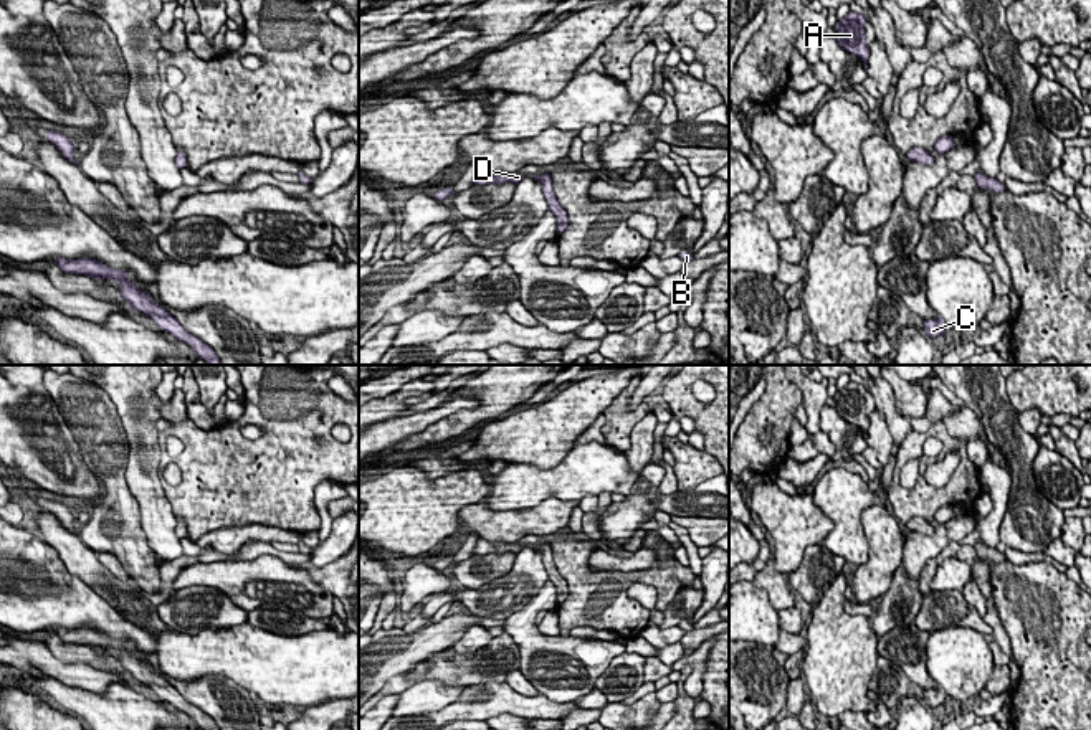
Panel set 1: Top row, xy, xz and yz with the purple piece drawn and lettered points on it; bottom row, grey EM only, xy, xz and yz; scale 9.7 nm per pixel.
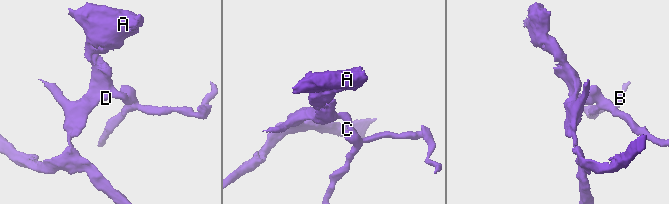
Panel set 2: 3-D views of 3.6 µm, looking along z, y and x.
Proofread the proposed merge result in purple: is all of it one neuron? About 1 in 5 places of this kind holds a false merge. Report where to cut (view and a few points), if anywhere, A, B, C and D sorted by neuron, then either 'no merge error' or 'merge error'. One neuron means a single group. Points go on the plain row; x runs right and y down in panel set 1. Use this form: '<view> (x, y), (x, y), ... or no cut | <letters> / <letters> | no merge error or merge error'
no cut | A B C D | no merge error

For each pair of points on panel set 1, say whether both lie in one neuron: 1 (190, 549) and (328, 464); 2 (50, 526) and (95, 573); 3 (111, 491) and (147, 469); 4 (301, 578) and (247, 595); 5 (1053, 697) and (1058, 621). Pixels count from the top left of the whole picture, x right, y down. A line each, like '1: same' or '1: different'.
1: different
2: same
3: different
4: same
5: same

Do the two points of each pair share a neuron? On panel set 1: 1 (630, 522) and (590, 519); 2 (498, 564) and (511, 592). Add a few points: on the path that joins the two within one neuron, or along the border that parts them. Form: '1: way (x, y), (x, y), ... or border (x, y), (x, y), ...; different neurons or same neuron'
1: border (604, 511), (599, 517), (599, 526); different neurons
2: border (516, 555), (505, 575), (466, 587); different neurons

